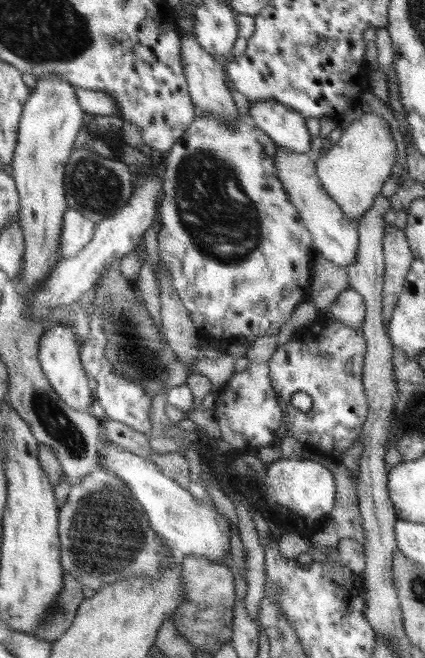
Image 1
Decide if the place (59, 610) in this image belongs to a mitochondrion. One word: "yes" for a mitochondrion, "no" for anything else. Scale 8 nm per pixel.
yes

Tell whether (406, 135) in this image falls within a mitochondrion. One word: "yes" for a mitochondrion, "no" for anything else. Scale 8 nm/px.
no

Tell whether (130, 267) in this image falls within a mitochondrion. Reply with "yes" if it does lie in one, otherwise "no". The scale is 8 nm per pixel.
no

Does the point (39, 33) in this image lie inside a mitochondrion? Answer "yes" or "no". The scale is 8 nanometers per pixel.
yes

